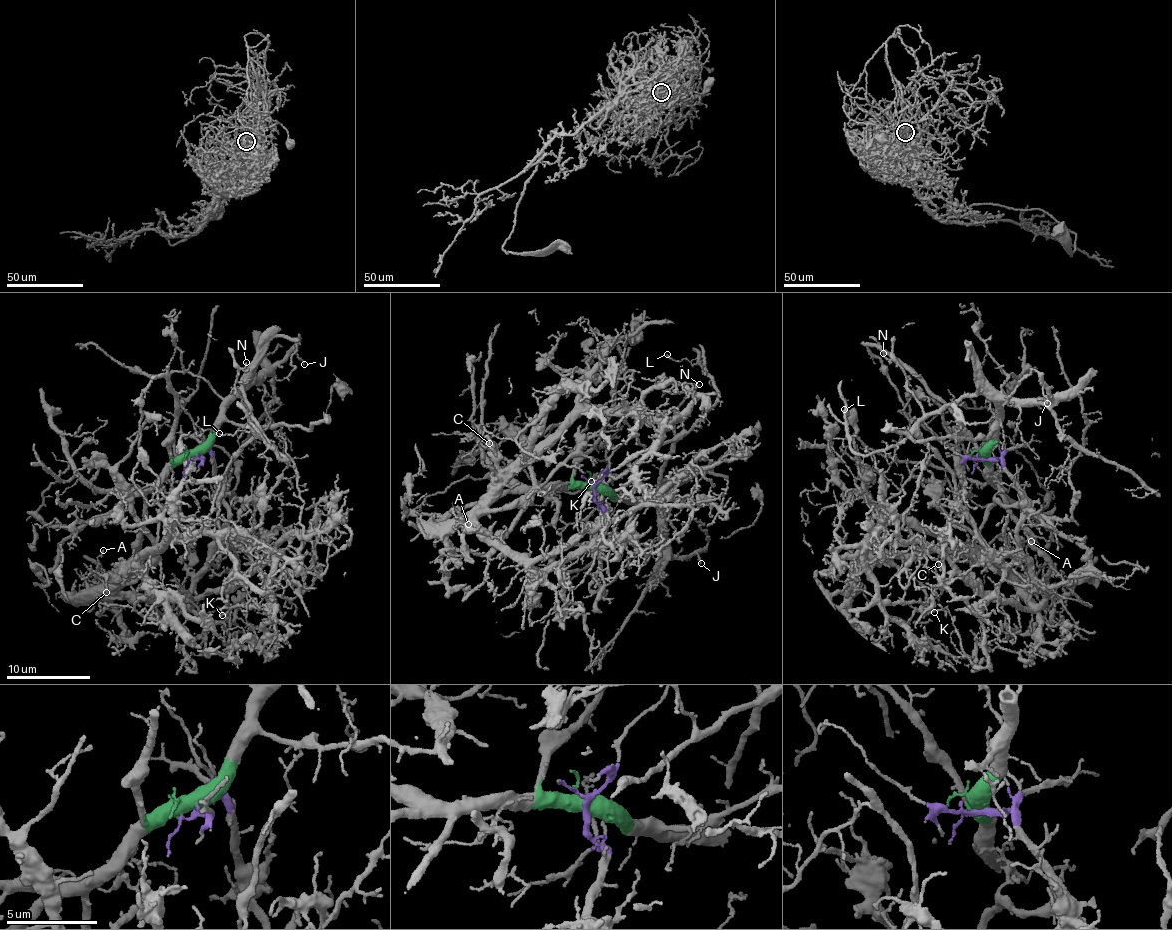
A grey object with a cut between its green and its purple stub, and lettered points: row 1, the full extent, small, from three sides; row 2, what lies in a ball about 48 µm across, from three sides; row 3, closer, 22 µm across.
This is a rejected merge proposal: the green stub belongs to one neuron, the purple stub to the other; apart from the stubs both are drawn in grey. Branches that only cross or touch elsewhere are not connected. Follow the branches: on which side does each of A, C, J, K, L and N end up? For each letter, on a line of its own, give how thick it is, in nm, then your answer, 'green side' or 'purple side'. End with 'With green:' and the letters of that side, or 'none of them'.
A: 160 nm | purple side
C: 160 nm | purple side
J: 120 nm | green side
K: 130 nm | purple side
L: 110 nm | green side
N: 120 nm | green side
With green: J, L, N

